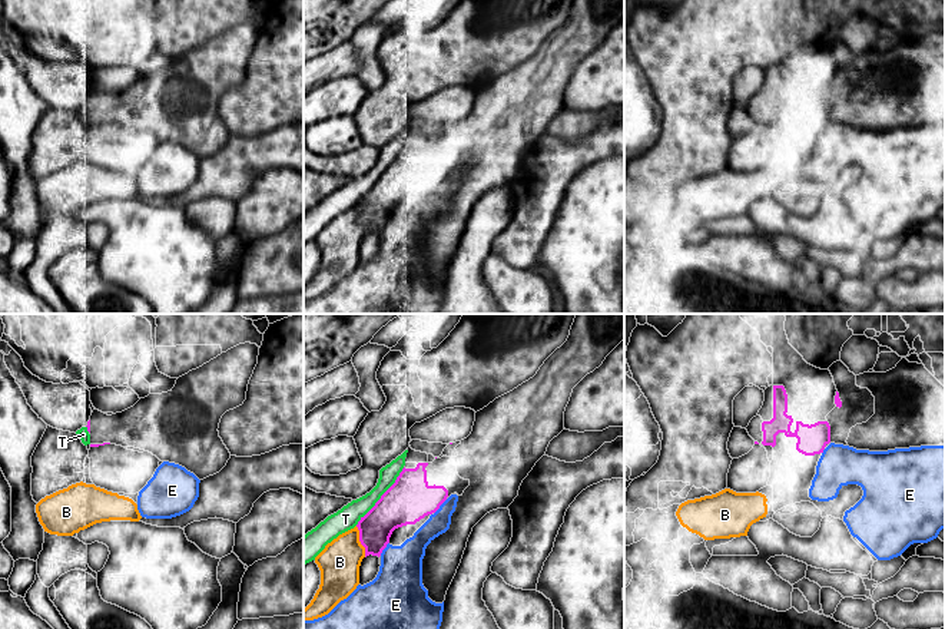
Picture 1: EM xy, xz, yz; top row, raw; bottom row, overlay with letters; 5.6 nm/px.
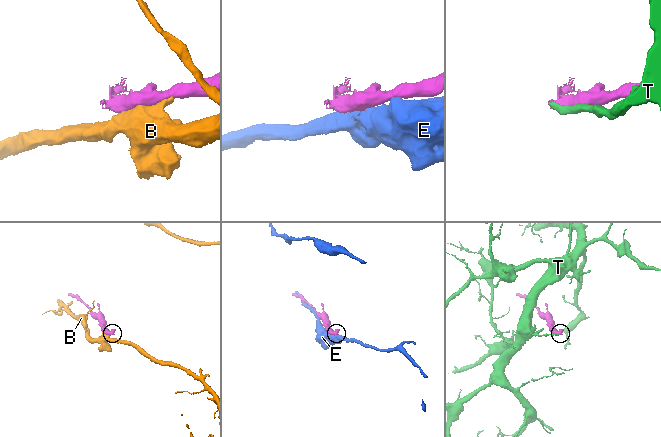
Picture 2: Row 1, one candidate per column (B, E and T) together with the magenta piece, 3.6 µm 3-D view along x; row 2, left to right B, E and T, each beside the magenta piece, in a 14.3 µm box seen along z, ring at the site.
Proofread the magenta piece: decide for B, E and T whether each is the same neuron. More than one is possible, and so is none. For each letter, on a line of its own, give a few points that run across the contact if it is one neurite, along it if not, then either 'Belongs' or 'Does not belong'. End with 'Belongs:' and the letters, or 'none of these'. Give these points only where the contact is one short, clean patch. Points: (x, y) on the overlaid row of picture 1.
B: Does not belong
E: Does not belong
T: Does not belong
Belongs: none of these

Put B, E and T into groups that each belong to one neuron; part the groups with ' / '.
B / E / T

